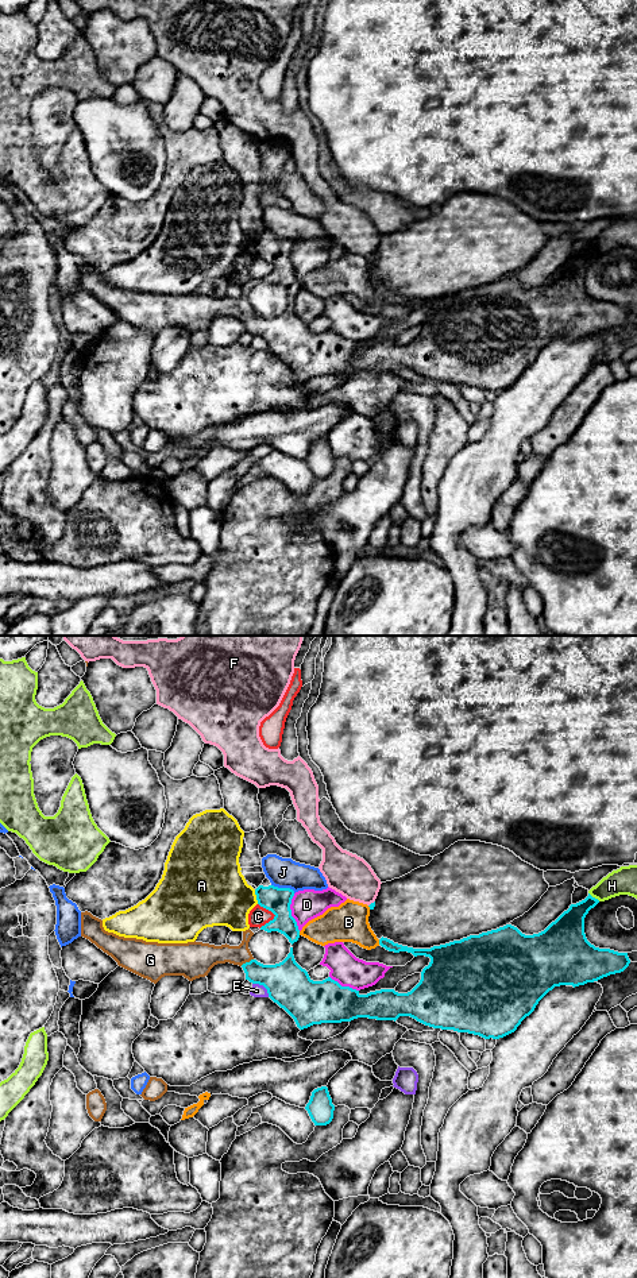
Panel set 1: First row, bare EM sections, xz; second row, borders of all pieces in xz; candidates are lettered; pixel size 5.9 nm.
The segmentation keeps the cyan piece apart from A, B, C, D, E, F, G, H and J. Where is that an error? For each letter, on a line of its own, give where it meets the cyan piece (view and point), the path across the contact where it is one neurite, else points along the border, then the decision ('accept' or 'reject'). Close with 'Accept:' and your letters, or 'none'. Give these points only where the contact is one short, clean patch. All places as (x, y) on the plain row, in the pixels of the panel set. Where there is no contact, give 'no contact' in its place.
A: contact xz (257, 248); border xz (254, 242), (258, 255); reject
B: contact xz (379, 294); reject
C: contact xz (274, 266); border xz (258, 255), (274, 267), (261, 280); reject
D: contact xz (290, 265); reject
E: contact xz (263, 338); border xz (253, 335), (261, 336), (269, 348); reject
F: contact xz (371, 255); border xz (374, 253), (369, 258); reject
G: contact xz (246, 315); way xz (284, 332), (261, 327), (246, 315), (239, 308), (205, 308); accept
H: contact xz (594, 250); reject
J: contact xz (284, 240); border xz (271, 236), (280, 240), (290, 240), (294, 244); reject
Accept: G

